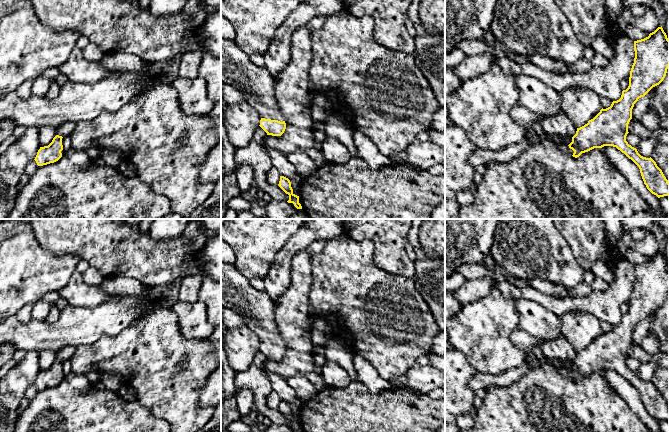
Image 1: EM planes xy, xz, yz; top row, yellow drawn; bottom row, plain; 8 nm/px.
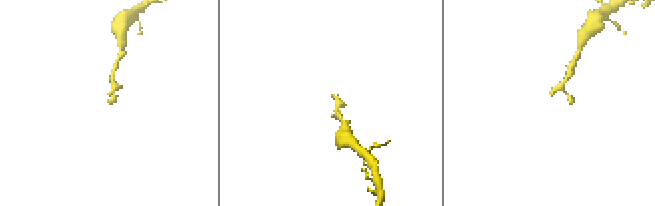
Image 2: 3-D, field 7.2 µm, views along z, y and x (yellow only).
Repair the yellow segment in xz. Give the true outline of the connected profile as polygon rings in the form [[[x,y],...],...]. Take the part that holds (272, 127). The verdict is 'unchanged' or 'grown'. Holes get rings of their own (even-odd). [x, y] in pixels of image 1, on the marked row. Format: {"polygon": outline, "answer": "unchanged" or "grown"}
{"polygon": [[[221,37],[221,82],[231,85],[241,92],[245,101],[249,103],[260,115],[260,127],[267,135],[281,136],[286,123],[278,107],[274,95],[274,79],[267,68],[257,67],[249,57],[235,43],[234,40],[226,40]]], "answer": "grown"}

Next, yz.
{"polygon": [[[662,26],[648,37],[634,41],[634,51],[629,86],[622,91],[621,98],[577,128],[569,145],[558,143],[557,146],[575,158],[594,148],[616,147],[639,167],[647,189],[660,198],[669,195],[668,180],[651,157],[641,156],[628,144],[626,136],[634,104],[664,80],[669,67],[669,39]]], "answer": "grown"}

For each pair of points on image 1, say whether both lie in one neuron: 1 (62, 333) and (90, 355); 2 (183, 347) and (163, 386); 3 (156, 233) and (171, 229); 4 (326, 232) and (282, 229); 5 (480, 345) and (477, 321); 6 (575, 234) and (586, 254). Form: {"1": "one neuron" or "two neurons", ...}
{"1": "two neurons", "2": "one neuron", "3": "one neuron", "4": "two neurons", "5": "one neuron", "6": "one neuron"}

